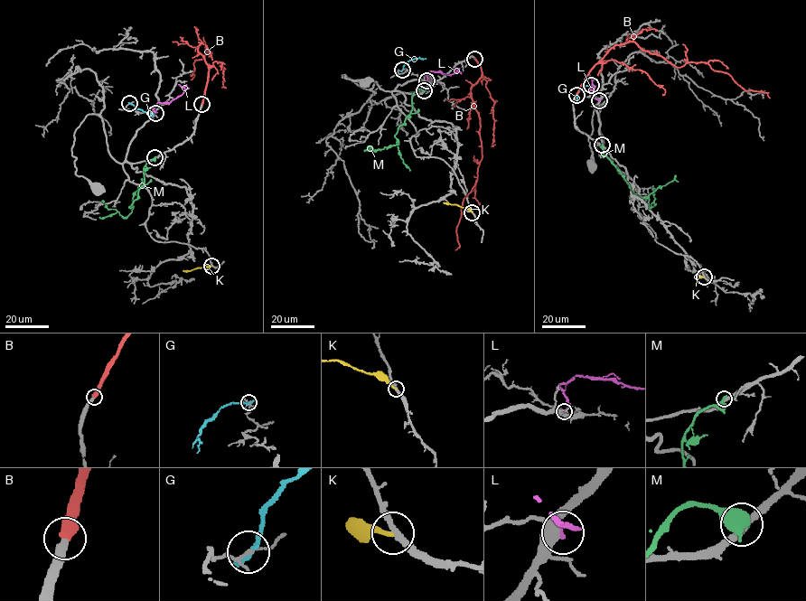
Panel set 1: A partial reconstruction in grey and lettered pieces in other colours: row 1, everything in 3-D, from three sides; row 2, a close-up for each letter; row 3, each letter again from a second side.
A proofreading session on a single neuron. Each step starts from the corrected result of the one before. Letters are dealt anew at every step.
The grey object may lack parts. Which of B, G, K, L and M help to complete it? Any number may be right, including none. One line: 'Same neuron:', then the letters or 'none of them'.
Same neuron: B

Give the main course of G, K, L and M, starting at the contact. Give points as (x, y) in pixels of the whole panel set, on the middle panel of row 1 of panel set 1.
G: (402, 70), (411, 60), (426, 59)
K: (473, 212), (444, 202)
L: (426, 81), (426, 74), (430, 71), (448, 74), (457, 70), (451, 67)
M: (424, 90), (417, 89), (412, 96), (411, 111), (398, 129), (395, 137), (398, 145), (380, 150), (368, 147)

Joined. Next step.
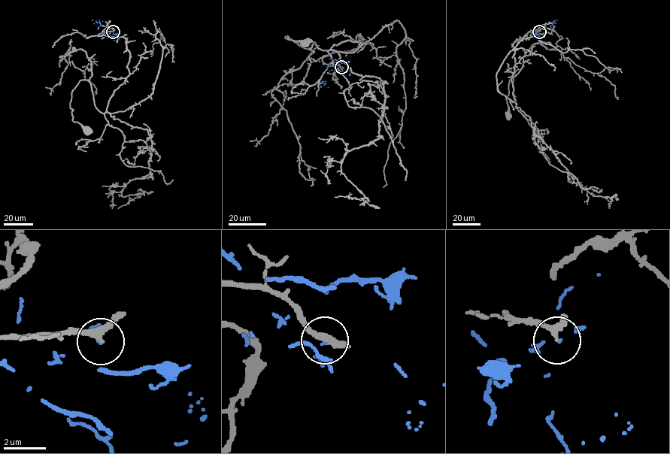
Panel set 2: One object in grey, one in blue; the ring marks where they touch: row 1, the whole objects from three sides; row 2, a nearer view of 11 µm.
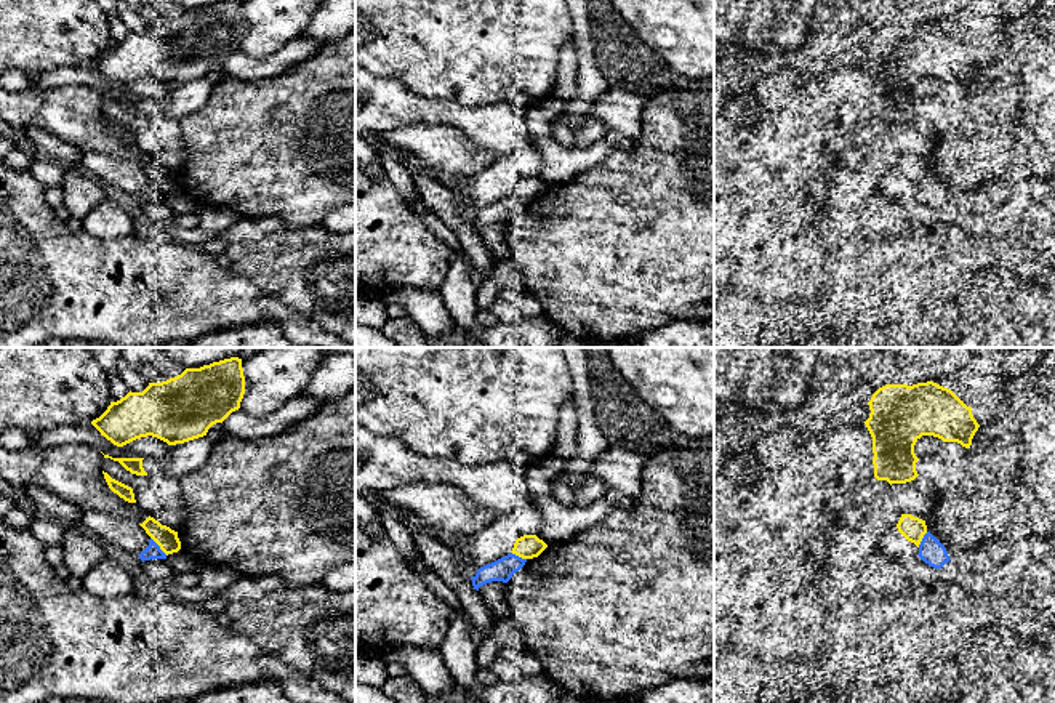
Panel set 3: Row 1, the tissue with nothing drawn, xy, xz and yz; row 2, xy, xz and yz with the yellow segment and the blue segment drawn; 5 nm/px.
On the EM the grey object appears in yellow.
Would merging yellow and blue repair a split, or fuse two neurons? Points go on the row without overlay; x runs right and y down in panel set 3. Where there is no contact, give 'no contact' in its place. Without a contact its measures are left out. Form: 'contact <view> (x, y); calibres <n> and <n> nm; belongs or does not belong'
contact xy (159, 186); calibres 110 and 80 nm; does not belong

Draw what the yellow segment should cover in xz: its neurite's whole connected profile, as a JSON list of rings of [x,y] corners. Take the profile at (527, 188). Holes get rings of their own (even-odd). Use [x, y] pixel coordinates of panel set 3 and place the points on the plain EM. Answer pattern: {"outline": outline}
{"outline": [[[523,176],[515,181],[511,194],[522,200],[533,200],[538,199],[546,189],[548,186],[536,176]]]}

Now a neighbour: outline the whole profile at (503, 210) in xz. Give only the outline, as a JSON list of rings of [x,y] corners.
[[[507,195],[491,205],[487,205],[477,211],[472,221],[474,231],[479,232],[480,227],[491,223],[507,224],[515,213],[519,213],[525,207],[527,200],[522,200],[515,195]]]

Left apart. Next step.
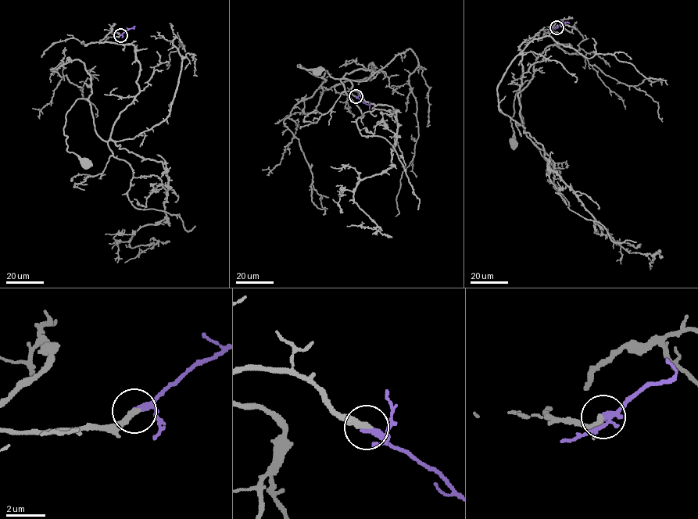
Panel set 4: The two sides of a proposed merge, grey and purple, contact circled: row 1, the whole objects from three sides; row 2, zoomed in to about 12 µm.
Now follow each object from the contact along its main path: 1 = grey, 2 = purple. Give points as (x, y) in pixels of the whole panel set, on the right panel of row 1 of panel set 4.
1: (556, 27), (540, 31), (520, 47), (523, 126), (520, 92), (529, 81), (516, 94), (513, 142)
2: (556, 27), (569, 23)

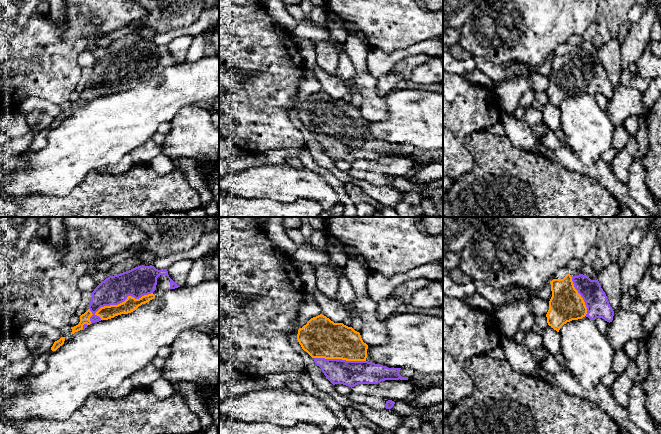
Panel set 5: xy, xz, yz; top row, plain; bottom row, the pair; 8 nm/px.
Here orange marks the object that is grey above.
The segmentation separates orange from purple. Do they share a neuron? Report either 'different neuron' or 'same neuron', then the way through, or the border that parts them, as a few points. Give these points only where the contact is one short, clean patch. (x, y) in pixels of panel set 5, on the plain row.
same neuron

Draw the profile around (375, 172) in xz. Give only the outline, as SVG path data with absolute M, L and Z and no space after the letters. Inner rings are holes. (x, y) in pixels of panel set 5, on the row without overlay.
M385 156L378 160L358 160L347 172L354 179L366 181L376 186L385 185L386 178L403 176L415 166L410 156Z

